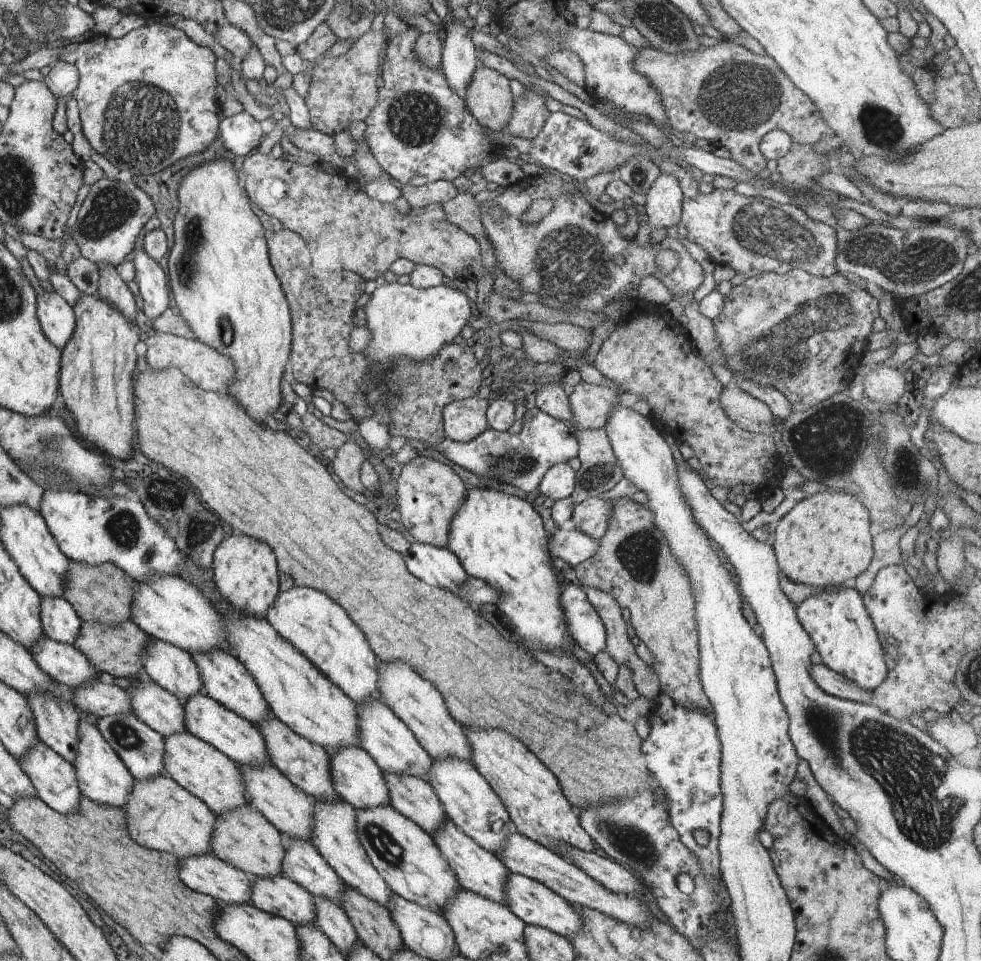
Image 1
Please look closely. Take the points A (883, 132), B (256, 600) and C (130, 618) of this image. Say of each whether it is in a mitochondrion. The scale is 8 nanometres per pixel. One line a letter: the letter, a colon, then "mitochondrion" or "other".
A: mitochondrion
B: other
C: other

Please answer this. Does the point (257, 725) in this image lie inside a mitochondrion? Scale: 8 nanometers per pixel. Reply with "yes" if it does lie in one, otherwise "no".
no

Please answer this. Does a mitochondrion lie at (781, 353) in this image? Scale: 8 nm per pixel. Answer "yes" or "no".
yes

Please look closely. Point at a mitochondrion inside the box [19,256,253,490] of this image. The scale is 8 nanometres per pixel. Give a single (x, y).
(47, 451)

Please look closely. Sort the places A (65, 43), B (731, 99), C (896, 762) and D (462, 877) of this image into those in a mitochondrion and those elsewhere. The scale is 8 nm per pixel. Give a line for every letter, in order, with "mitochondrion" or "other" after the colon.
A: other
B: mitochondrion
C: mitochondrion
D: other

